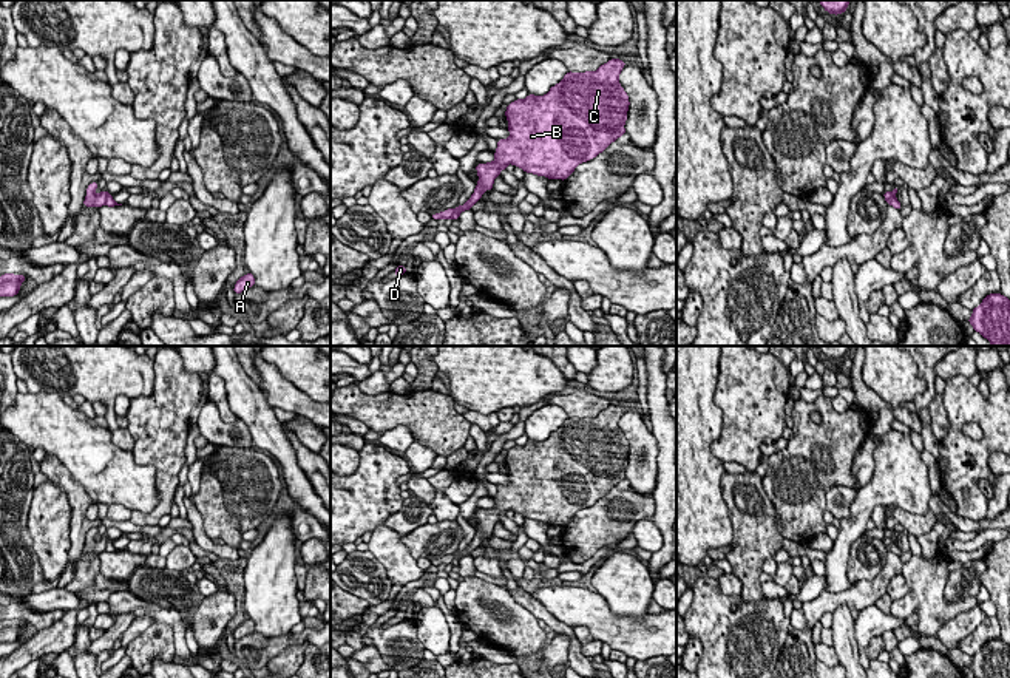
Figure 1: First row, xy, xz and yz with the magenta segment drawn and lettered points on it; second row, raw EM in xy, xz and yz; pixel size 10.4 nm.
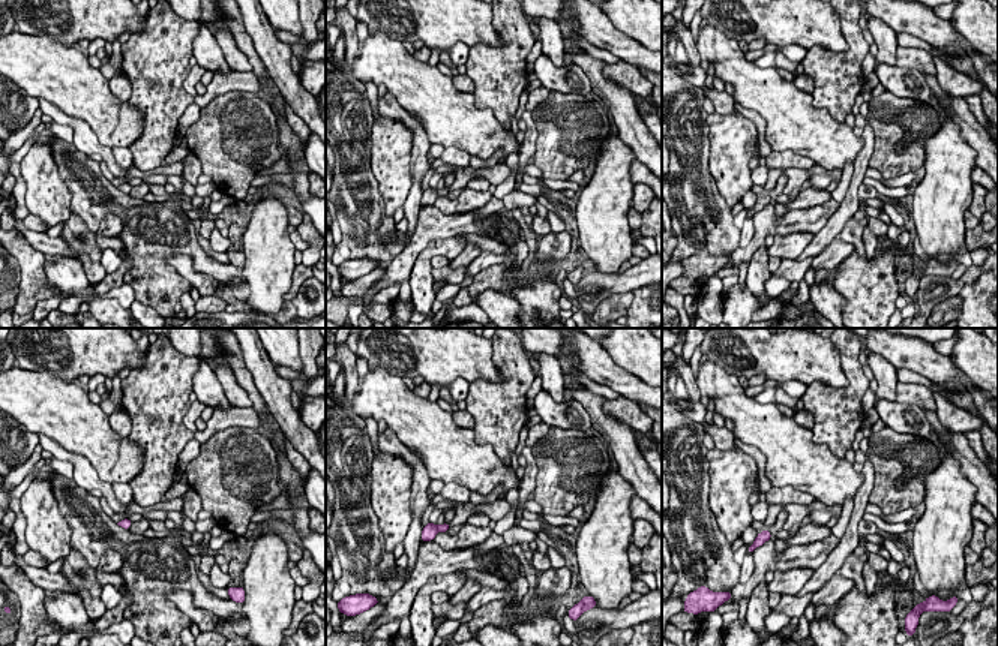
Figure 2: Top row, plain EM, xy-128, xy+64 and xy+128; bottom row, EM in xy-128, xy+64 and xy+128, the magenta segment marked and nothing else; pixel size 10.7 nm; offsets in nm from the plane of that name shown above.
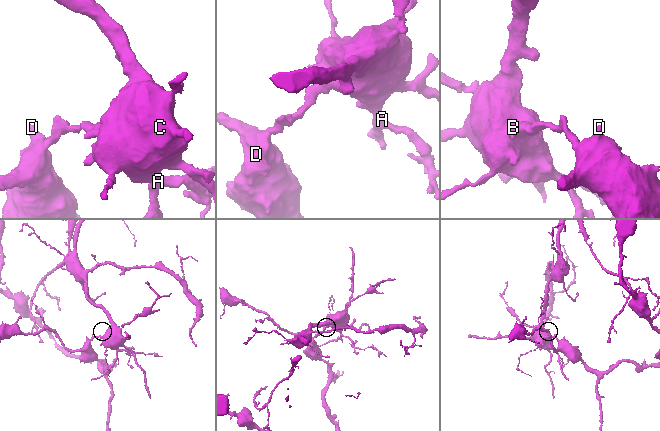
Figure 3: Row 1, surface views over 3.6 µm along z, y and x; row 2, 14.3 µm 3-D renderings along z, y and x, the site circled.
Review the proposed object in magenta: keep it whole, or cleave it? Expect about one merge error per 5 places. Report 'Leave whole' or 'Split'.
Split

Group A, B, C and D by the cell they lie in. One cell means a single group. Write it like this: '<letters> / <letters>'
A B C / D

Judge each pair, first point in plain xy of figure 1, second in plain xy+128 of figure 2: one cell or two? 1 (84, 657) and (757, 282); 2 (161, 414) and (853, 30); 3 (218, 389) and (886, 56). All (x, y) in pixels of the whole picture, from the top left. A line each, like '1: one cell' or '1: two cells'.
1: one cell
2: one cell
3: one cell

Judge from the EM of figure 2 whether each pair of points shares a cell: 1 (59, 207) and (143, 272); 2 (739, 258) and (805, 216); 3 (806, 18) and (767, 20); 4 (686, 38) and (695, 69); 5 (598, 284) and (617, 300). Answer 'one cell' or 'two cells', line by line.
1: two cells
2: one cell
3: one cell
4: one cell
5: two cells

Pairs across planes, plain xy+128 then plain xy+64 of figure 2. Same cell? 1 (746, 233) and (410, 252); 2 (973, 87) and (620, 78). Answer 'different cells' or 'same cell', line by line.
1: different cells
2: same cell

